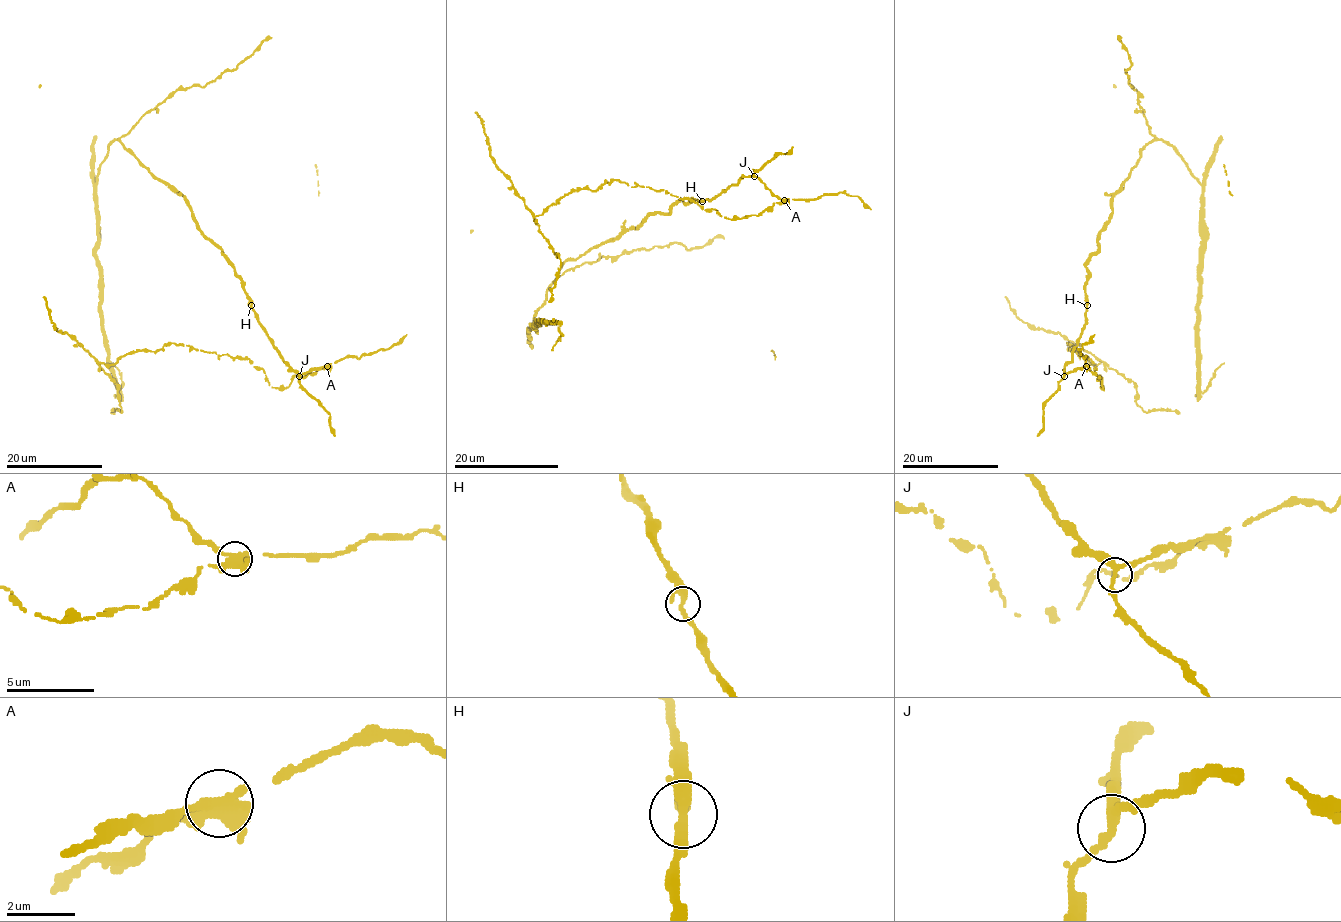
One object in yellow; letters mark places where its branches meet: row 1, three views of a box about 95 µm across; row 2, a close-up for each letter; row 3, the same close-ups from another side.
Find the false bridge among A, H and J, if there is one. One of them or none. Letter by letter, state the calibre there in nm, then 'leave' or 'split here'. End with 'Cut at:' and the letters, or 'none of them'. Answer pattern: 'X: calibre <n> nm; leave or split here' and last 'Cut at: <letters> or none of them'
A: calibre 420 nm; split here
H: calibre 300 nm; leave
J: calibre 280 nm; leave
Cut at: A

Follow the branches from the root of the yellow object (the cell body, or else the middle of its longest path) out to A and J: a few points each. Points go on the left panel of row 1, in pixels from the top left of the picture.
A: (249, 303), (258, 323), (287, 365), (301, 374), (327, 365)
J: (249, 303), (279, 356), (299, 376)

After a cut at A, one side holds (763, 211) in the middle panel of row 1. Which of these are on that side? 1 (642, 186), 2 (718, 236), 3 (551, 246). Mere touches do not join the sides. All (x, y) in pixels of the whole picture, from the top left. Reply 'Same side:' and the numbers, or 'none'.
Same side: 1, 3

